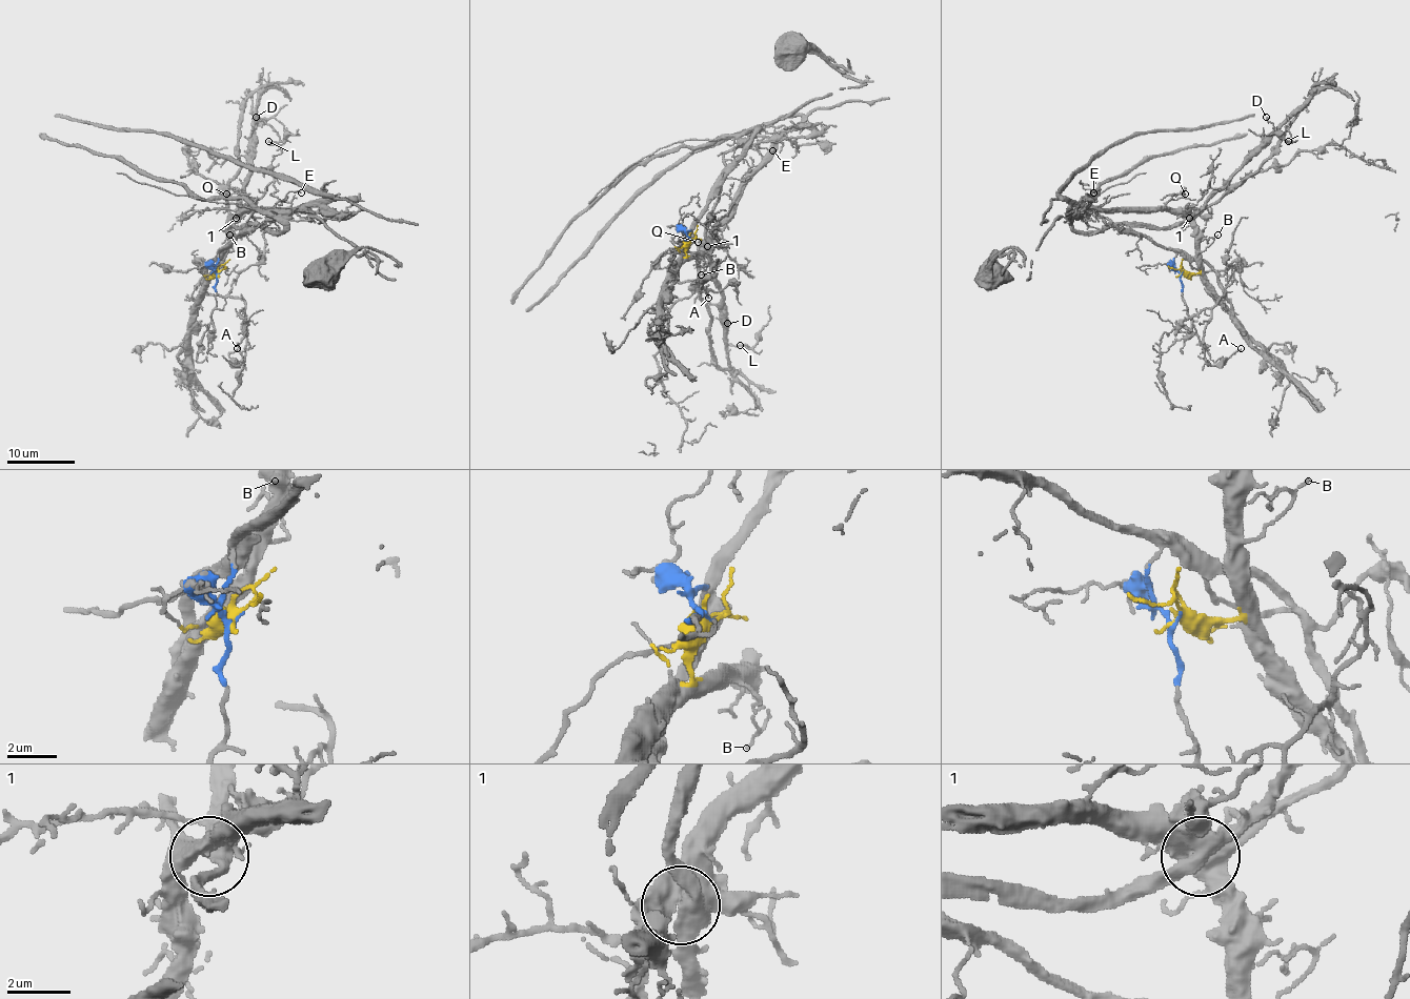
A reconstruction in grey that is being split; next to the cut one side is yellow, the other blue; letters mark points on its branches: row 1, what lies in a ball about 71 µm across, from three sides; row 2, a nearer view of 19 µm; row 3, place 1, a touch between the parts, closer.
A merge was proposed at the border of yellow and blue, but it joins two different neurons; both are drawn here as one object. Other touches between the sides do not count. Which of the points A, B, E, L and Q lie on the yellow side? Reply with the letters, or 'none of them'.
B, Q

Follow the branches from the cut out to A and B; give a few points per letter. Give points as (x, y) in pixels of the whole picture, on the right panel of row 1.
A: (1182, 272), (1174, 259), (1188, 253), (1215, 272), (1224, 291), (1205, 327), (1204, 358), (1219, 364), (1241, 349)
B: (1182, 272), (1195, 273), (1199, 270), (1199, 253), (1217, 235)

